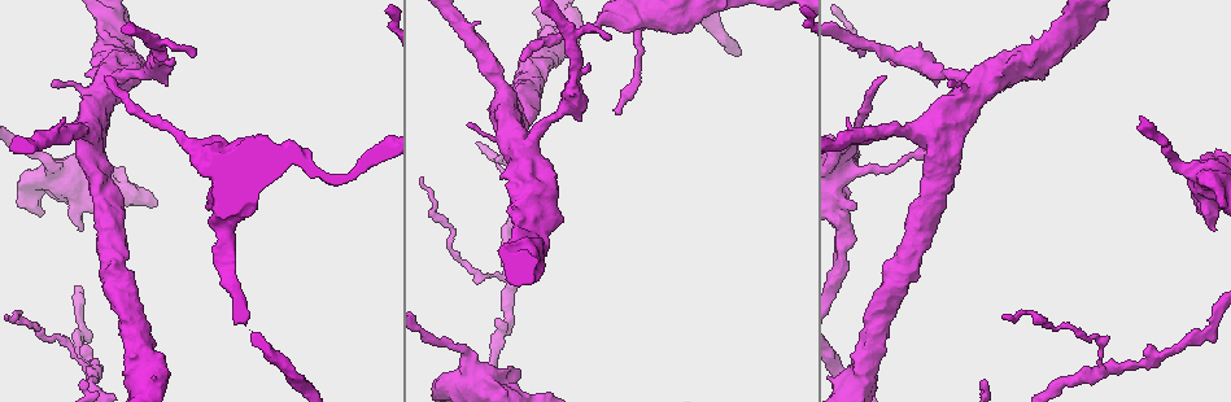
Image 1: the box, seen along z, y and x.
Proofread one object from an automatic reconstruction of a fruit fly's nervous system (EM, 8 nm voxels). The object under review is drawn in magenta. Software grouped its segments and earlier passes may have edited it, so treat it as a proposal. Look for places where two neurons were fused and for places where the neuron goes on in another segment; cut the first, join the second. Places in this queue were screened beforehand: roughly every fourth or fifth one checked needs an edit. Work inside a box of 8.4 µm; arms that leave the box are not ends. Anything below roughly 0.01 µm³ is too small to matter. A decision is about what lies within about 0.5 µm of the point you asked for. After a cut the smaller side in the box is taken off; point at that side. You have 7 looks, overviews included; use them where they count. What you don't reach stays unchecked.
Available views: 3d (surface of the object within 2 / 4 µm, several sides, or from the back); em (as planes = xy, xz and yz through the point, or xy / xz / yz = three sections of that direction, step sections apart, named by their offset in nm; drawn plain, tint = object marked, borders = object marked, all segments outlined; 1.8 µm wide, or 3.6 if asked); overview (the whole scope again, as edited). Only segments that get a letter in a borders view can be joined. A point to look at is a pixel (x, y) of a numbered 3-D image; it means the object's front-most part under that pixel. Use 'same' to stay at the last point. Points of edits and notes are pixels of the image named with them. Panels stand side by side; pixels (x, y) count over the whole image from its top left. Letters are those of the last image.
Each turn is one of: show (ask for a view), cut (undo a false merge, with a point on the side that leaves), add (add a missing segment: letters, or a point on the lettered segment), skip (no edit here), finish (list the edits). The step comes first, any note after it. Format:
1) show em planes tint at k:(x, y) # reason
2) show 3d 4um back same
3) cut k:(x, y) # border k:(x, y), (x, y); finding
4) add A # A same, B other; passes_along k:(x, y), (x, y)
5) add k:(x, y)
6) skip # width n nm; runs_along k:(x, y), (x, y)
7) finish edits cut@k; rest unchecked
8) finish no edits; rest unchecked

show 3d 4um at 1:(1101, 372) # two arms in line, one across

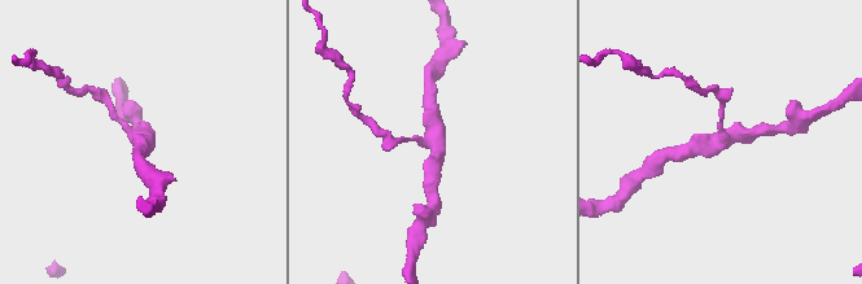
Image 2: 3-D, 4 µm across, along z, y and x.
show em xz step 4 tint at 2:(140, 140) # need the tissue

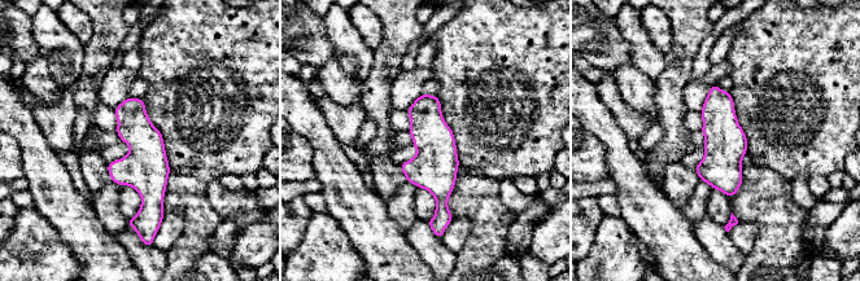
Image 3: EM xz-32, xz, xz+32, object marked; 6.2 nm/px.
show em planes borders same # another direction

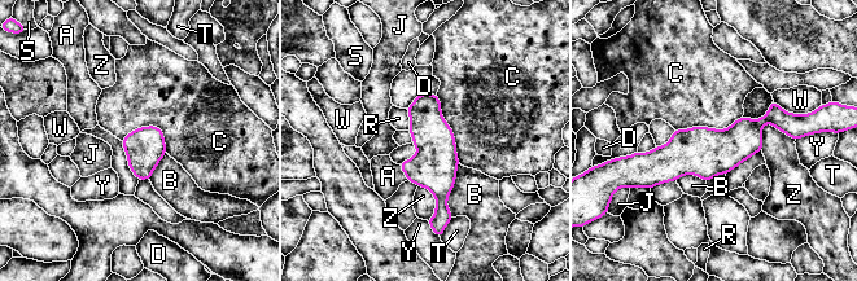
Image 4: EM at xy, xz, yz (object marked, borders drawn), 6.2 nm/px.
skip # A other, B other, C other, D other, J other, R other, S other, T other, W other, Y other, Z other; all the same neuron

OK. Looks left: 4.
show 3d 4um at 1:(468, 368) # abrupt turn

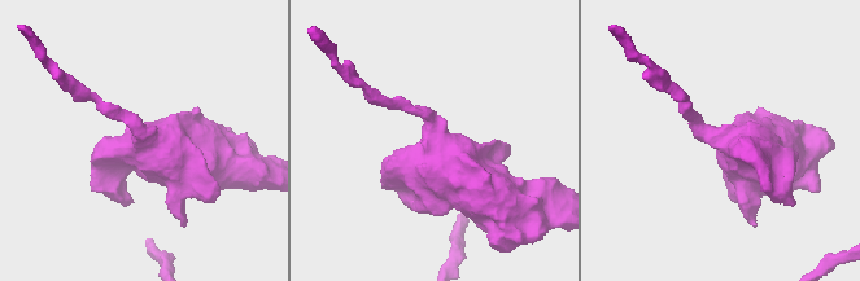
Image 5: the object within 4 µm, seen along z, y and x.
show em 3.6um planes borders at 5:(431, 144) # shape alone is not enough

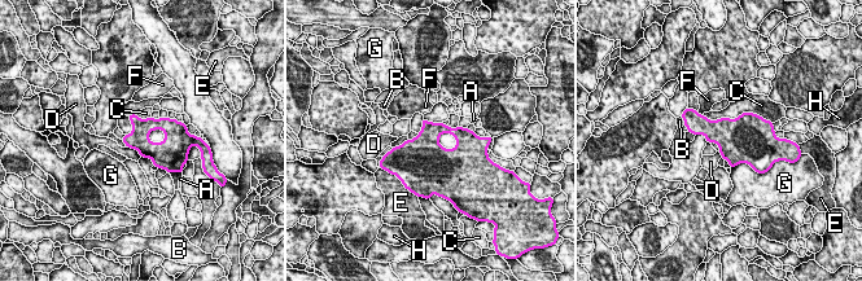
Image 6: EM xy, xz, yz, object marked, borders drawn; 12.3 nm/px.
skip # width 280 nm; longest_contact C 700 nm; A other, B other, C other, D other, E other, F other, G other, H other; all the same neuron

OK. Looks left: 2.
show em 3.6um planes borders at 1:(970, 76) # three-way junction

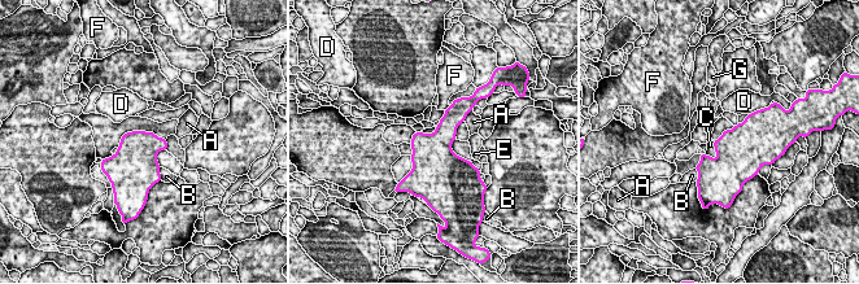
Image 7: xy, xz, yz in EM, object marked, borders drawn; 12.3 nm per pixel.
skip # longest_contact G 240 nm; A other, B other, C other, D other, E other, F other, G other; continuous, no second neuron

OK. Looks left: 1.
finish no edits; rest unchecked

